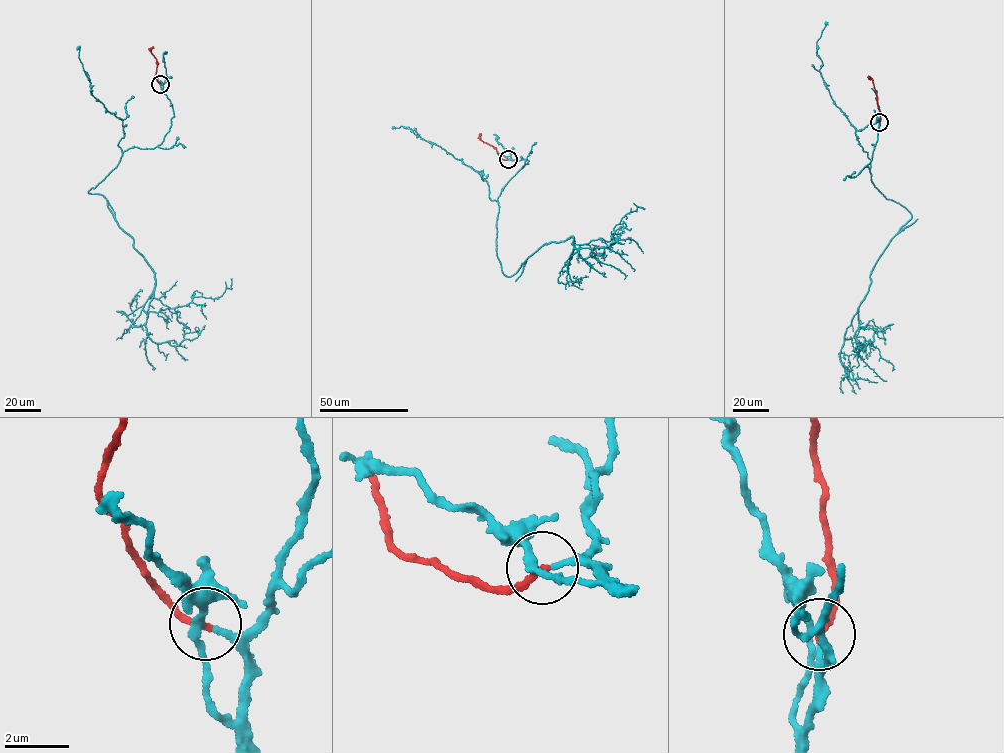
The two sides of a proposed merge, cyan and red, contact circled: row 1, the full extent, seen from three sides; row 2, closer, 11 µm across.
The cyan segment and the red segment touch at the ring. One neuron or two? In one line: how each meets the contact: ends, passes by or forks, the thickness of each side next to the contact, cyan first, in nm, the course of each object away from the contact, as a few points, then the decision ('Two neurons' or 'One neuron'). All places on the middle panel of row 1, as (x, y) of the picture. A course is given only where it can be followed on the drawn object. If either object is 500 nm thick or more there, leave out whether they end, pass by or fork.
At the ring cyan forks. At the ring red ends. Thickness 180 nm (cyan) against 240 nm. Course of cyan: (507, 159), (528, 161), (497, 199), (505, 275), (571, 236), (575, 249), (630, 238), (643, 253). Course of red: (507, 159), (500, 158), (494, 147), (479, 137), (480, 133). One neuron

